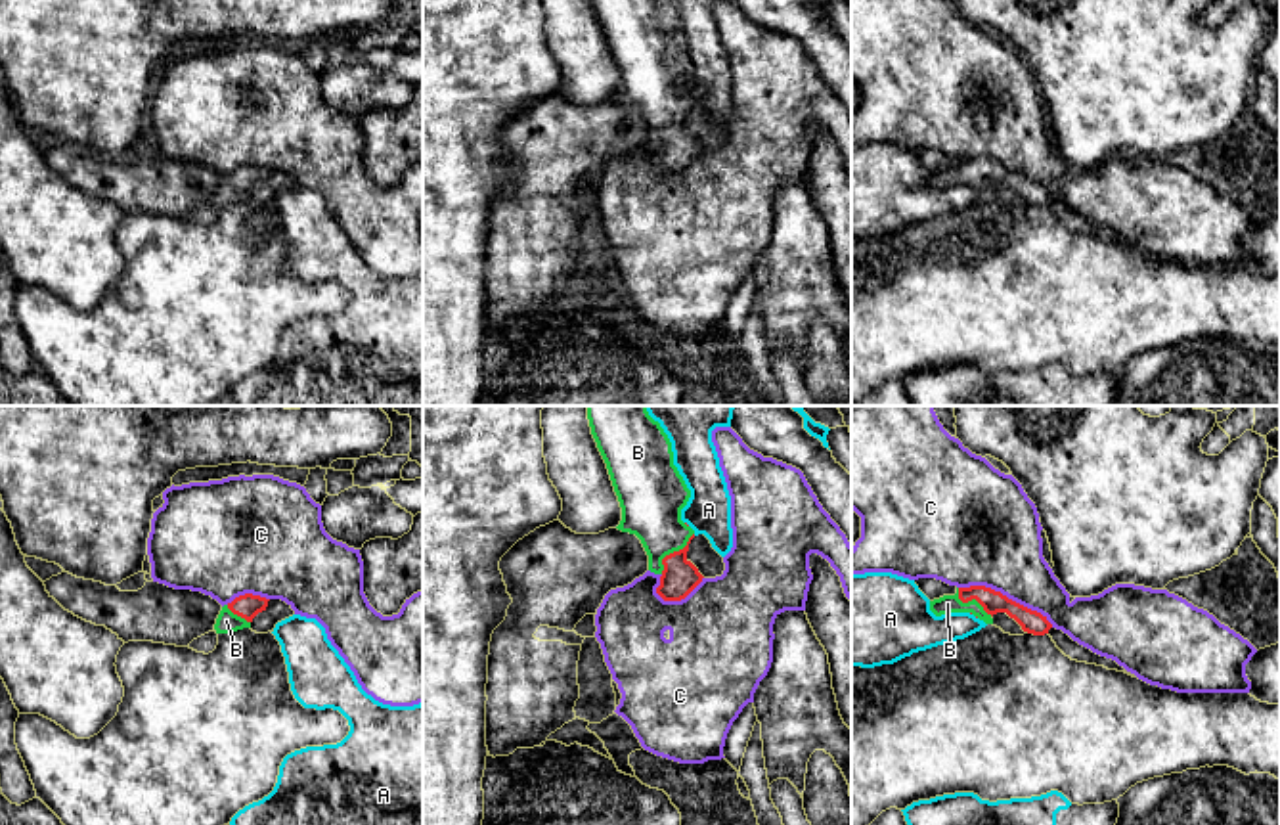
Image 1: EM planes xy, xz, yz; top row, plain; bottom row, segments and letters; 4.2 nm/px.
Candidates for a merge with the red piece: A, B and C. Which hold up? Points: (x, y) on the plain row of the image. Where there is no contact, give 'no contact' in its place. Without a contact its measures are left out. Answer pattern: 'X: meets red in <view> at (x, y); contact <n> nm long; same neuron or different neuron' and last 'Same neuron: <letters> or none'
A: no contact; different neuron
B: meets red in xz at (674, 123); contact 220 nm long; same neuron
C: meets red in yz at (1005, 167); contact 440 nm long; different neuron
Same neuron: B

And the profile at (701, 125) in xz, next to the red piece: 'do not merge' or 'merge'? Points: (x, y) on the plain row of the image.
do not merge

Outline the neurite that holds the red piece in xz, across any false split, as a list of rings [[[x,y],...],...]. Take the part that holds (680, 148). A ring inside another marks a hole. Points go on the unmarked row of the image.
[[[591,0],[591,6],[622,78],[622,92],[616,100],[641,111],[649,126],[649,142],[660,147],[656,165],[664,172],[685,170],[704,147],[687,130],[695,101],[681,92],[681,80],[687,77],[691,61],[673,36],[668,6],[664,0]]]

